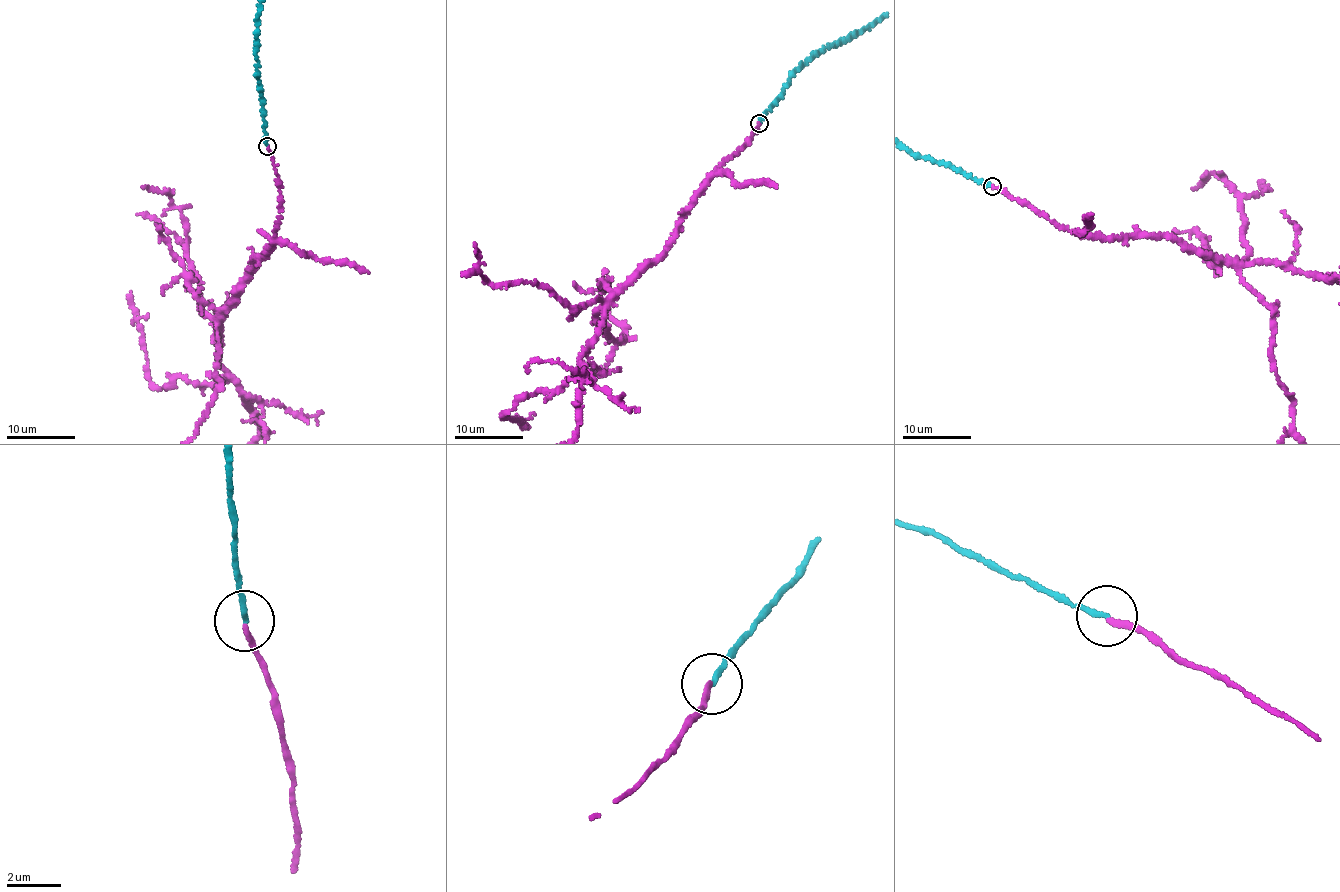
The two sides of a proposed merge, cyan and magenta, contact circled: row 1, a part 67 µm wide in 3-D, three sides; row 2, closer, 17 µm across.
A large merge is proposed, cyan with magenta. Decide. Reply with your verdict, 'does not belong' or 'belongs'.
does not belong

